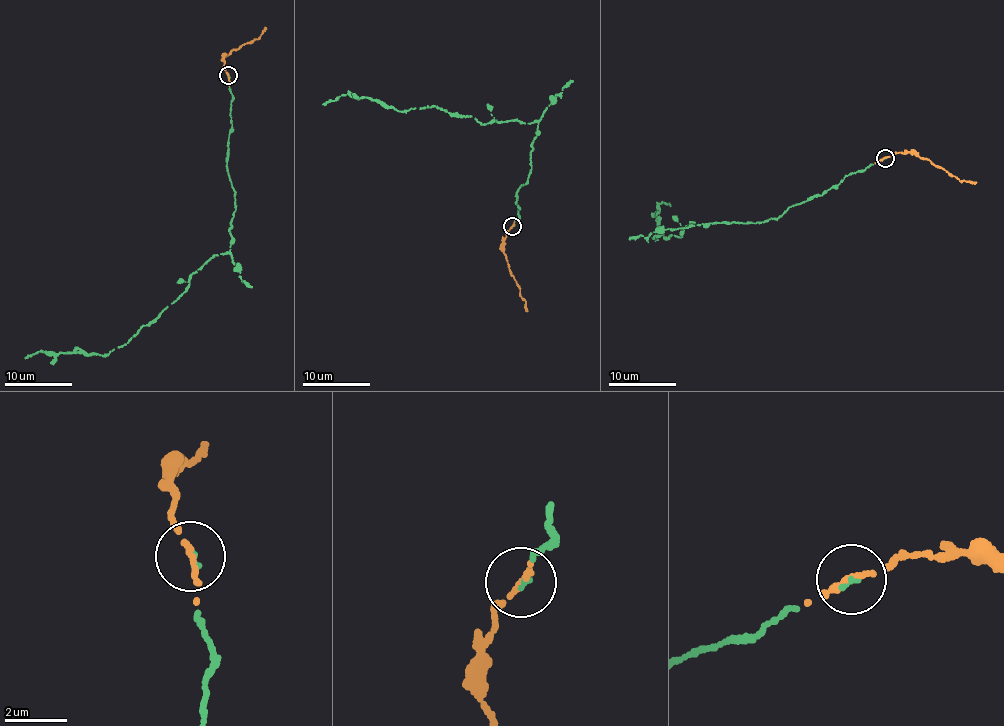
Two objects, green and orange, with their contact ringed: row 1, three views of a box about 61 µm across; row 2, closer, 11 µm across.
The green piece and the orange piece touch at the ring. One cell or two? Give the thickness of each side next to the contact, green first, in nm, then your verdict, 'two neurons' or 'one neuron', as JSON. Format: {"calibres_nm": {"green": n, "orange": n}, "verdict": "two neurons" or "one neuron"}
{"calibres_nm": {"green": 150, "orange": 260}, "verdict": "one neuron"}

